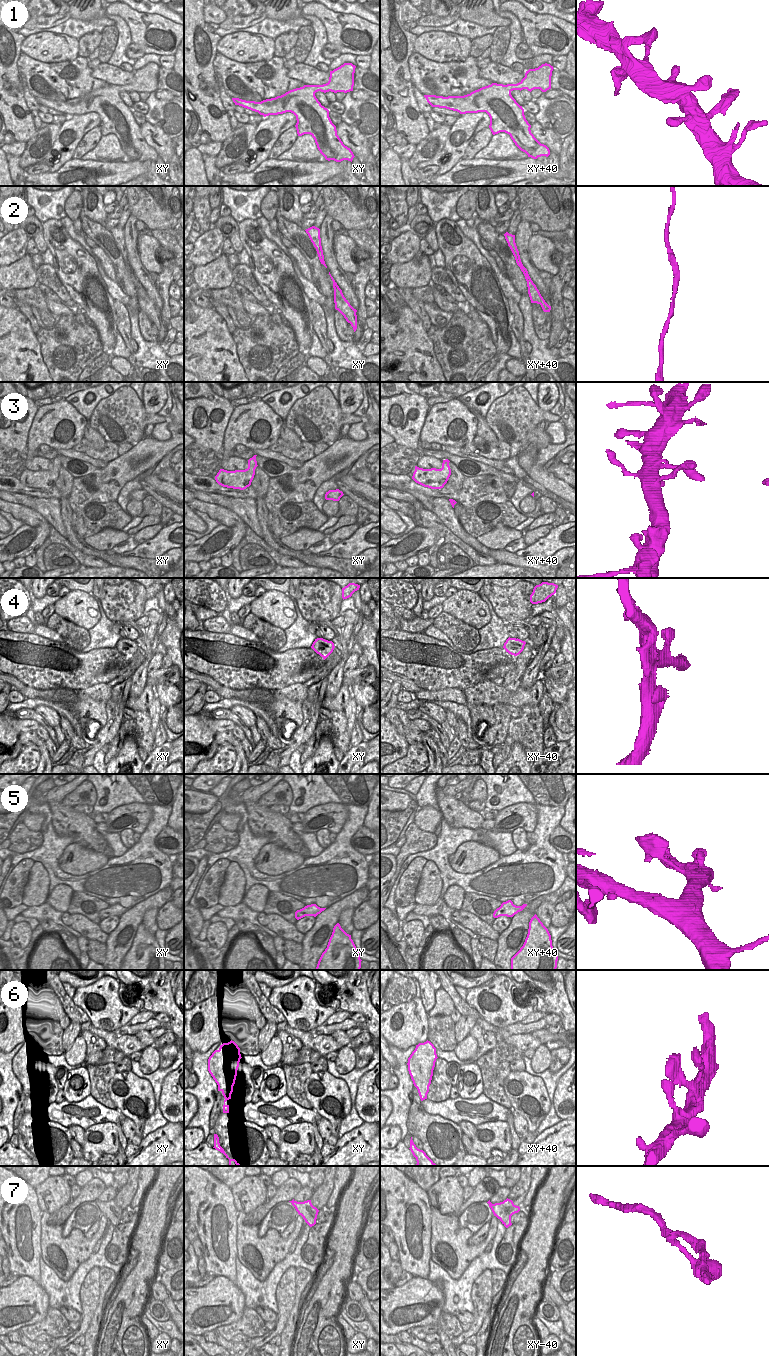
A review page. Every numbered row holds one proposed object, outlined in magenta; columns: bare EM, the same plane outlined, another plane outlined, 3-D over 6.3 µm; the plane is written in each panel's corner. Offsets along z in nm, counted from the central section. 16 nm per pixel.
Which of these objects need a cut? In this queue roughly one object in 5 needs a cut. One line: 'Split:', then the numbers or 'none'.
Split: none

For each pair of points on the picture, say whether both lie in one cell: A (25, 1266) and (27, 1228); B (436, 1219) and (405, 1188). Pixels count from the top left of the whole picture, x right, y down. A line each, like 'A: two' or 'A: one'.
A: one
B: two

